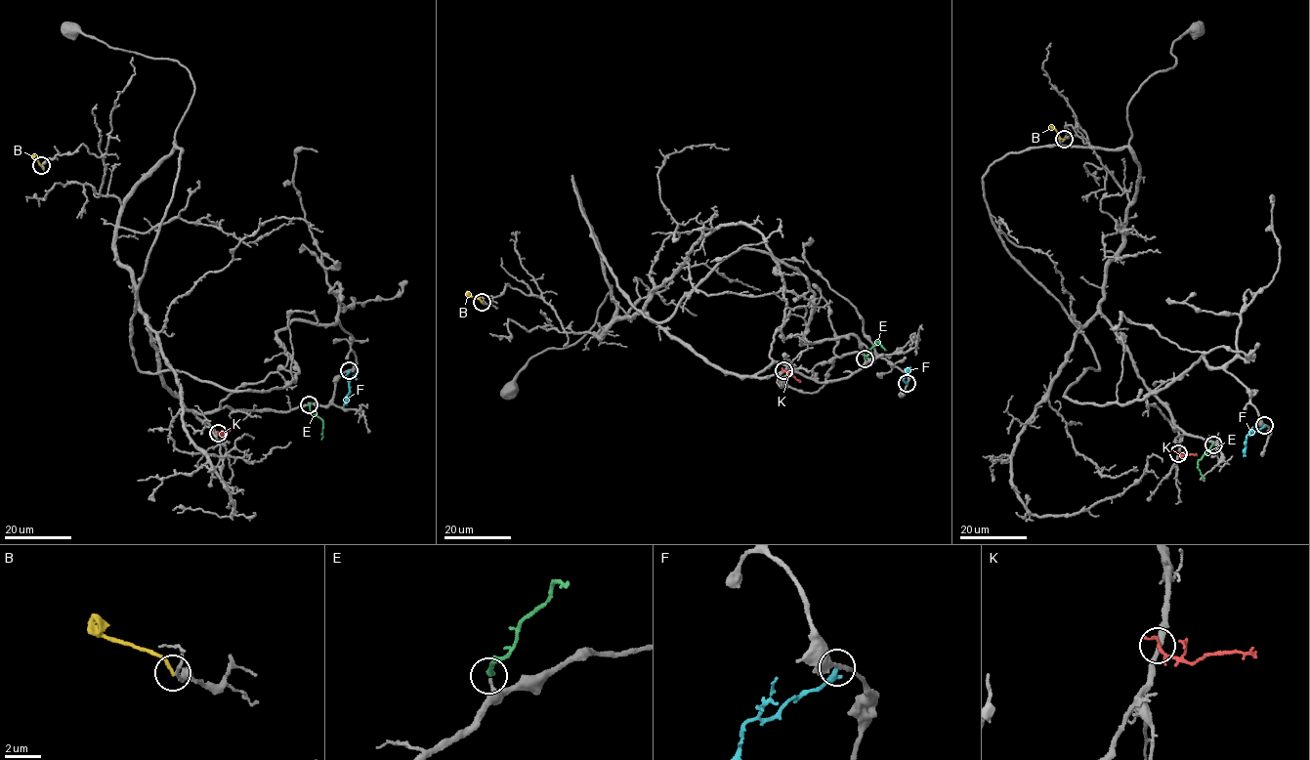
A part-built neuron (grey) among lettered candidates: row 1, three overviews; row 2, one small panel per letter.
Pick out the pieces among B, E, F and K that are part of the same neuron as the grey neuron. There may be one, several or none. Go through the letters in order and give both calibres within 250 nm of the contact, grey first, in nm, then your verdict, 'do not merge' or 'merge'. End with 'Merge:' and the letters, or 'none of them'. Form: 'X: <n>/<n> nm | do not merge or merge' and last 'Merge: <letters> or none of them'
B: 170/180 nm | do not merge
E: 280/280 nm | merge
F: 190/320 nm | do not merge
K: 240/160 nm | merge
Merge: E, K

